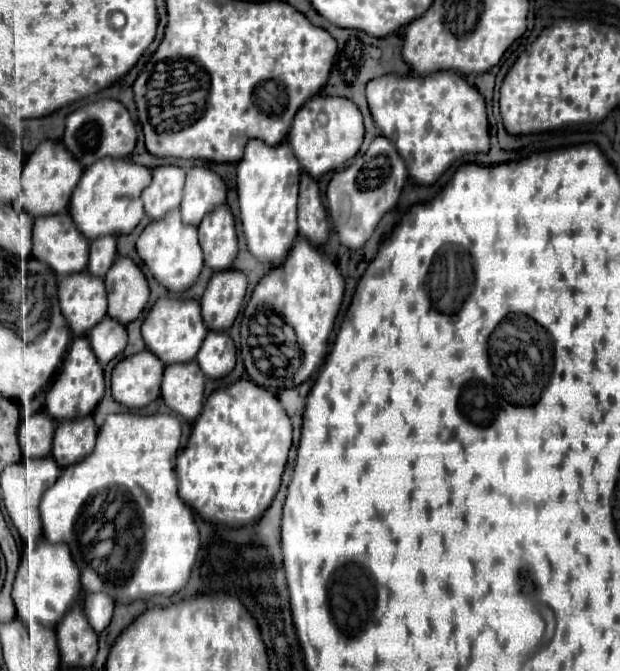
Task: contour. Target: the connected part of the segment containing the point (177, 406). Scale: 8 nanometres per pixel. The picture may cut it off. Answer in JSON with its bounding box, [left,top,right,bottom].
[161,361,205,421]

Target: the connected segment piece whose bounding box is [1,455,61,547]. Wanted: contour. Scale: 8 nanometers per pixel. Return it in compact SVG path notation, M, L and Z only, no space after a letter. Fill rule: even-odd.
M49 455L49 457L39 457L39 459L31 459L25 457L19 463L7 465L1 471L1 491L3 491L3 503L5 509L13 521L13 525L17 527L23 546L35 545L38 541L45 539L43 536L42 520L39 515L39 501L41 495L45 493L47 487L51 487L57 481L57 475L61 473L57 461Z

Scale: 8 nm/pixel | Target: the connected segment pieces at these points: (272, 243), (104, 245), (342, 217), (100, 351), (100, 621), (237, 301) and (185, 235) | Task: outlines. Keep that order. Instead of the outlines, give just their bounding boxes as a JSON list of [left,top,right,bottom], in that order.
[[237,139,301,263],[87,235,117,277],[327,135,407,249],[87,315,127,365],[83,593,115,633],[201,269,247,331],[137,209,203,293]]

